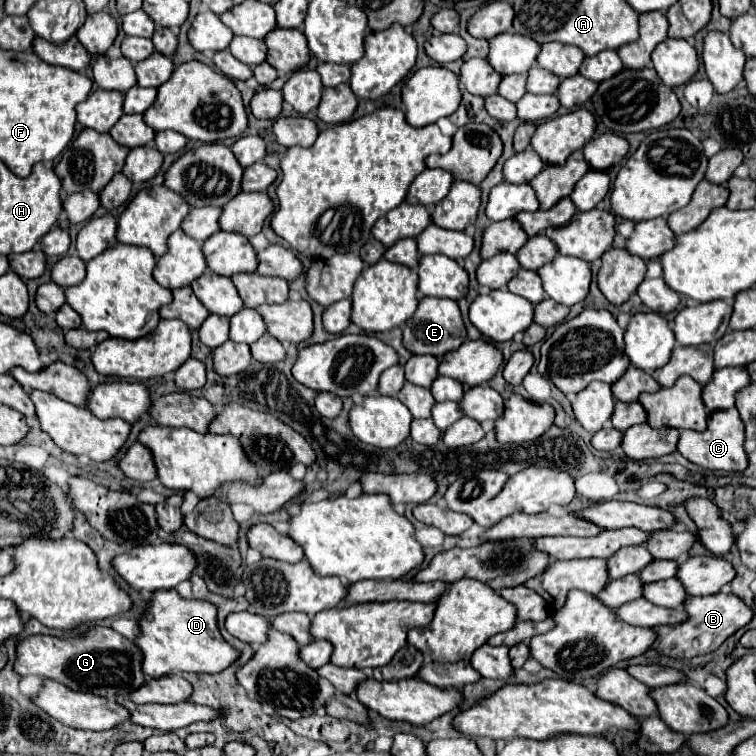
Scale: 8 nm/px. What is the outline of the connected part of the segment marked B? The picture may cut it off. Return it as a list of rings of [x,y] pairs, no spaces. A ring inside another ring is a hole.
[[[713,594],[713,596],[691,596],[685,602],[685,610],[689,614],[687,622],[681,622],[677,626],[659,626],[657,640],[653,648],[665,656],[673,658],[693,658],[699,654],[709,654],[717,650],[731,634],[735,634],[739,628],[751,622],[753,610],[735,594]]]

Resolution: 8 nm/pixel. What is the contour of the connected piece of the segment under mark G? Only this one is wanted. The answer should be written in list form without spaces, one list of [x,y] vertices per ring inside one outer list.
[[[97,626],[83,638],[61,640],[55,636],[29,636],[17,646],[15,672],[21,676],[37,674],[41,678],[57,680],[71,690],[91,692],[113,700],[115,696],[129,700],[129,694],[145,684],[145,674],[141,668],[141,650],[125,636],[117,634],[113,628]]]

